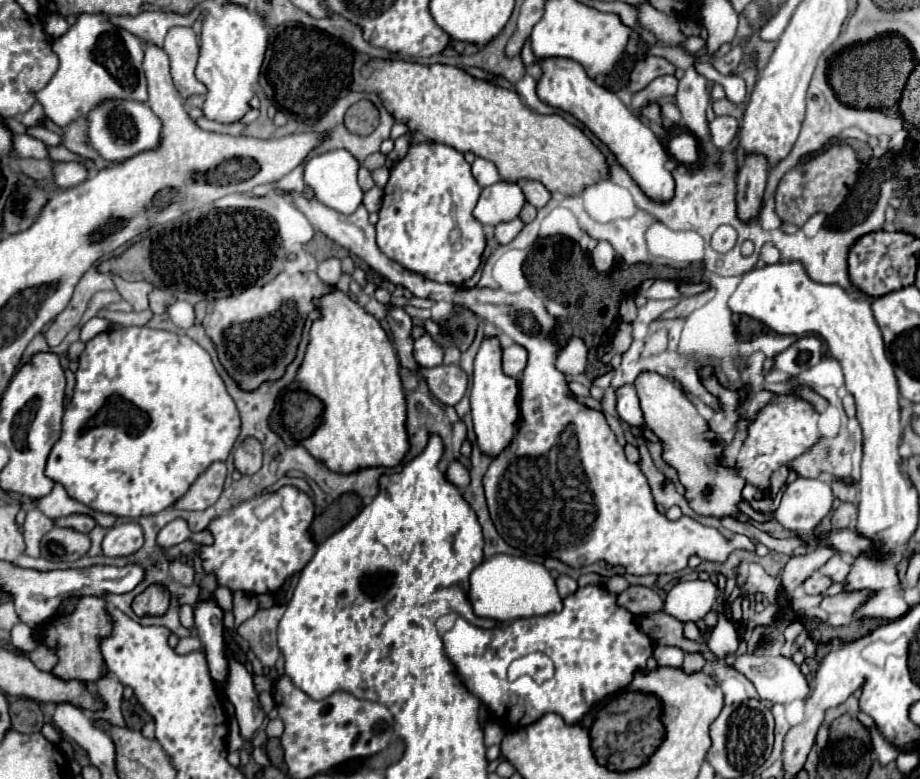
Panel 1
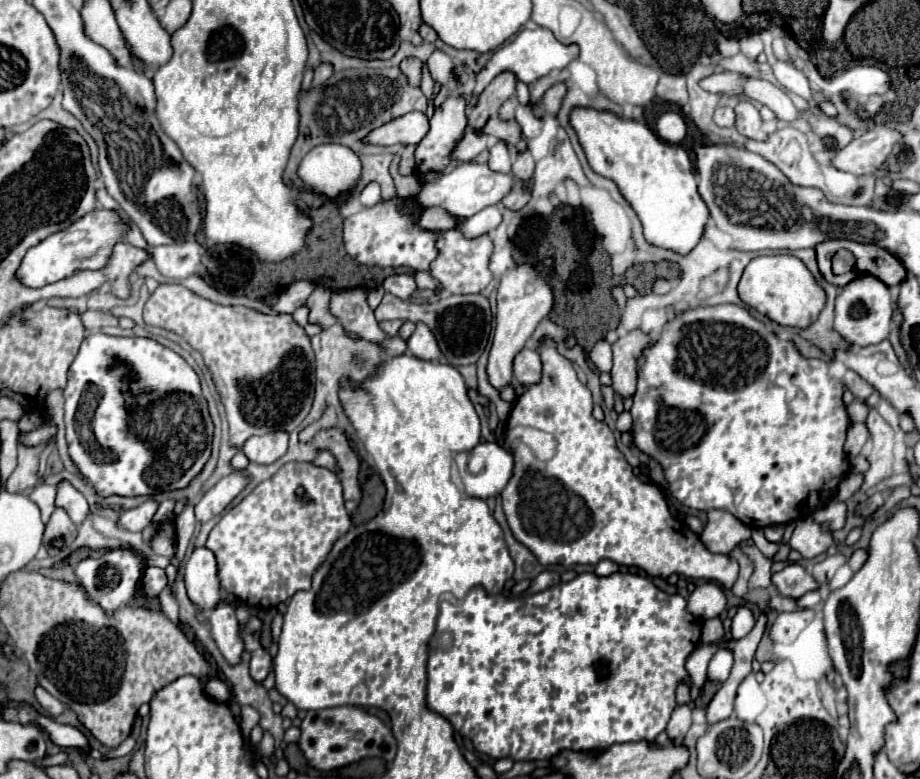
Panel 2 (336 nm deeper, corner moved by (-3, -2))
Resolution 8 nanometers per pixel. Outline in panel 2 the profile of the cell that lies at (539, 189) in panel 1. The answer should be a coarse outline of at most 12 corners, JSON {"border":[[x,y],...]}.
{"border":[[486,164],[426,174],[416,200],[470,218],[512,190]]}

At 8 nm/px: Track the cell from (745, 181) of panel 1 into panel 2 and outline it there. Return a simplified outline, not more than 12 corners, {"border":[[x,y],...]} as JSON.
{"border":[[740,100],[736,130],[748,140],[768,140],[752,102]]}

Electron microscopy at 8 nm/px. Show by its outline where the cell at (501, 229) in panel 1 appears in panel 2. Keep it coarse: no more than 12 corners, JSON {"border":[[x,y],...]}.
{"border":[[516,182],[502,200],[508,210],[518,212],[528,204],[530,192]]}

